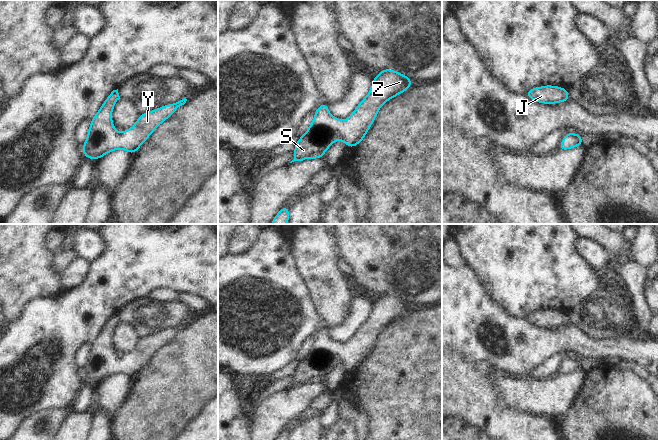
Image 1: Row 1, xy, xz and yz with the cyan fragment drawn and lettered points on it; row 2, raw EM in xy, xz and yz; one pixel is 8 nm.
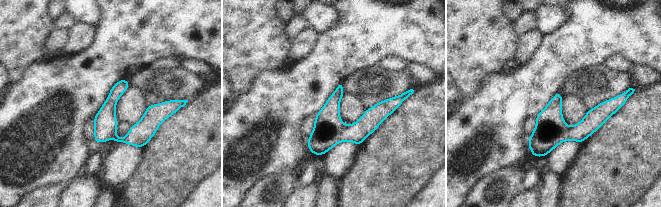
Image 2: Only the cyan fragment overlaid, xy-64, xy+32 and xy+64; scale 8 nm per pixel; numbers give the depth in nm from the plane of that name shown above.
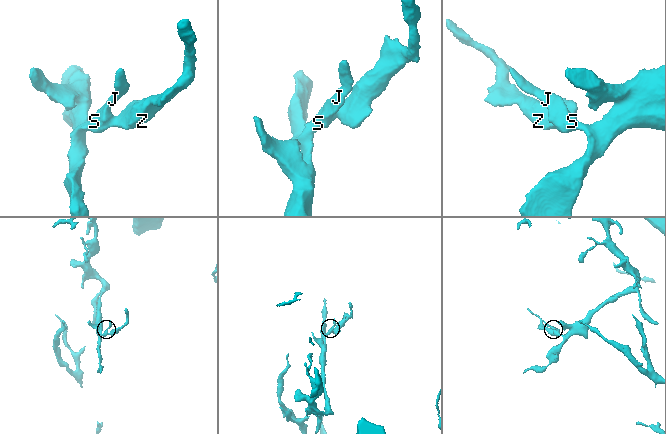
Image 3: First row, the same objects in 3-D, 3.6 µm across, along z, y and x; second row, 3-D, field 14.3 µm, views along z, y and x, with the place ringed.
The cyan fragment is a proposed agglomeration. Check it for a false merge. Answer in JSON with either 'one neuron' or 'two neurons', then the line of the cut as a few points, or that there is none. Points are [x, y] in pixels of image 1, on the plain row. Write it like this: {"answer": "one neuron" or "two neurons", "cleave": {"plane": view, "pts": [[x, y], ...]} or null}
{"answer": "one neuron", "cleave": null}

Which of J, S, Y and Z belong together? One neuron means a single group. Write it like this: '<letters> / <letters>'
J S Y Z

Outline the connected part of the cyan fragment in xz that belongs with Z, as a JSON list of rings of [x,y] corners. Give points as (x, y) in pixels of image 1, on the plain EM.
[[[387,291],[372,303],[372,311],[368,318],[360,325],[345,345],[333,341],[329,336],[329,329],[326,327],[319,328],[307,355],[296,365],[293,374],[294,383],[290,387],[303,385],[305,383],[323,382],[325,376],[339,363],[343,365],[348,372],[357,370],[367,359],[382,329],[408,314],[413,308],[414,306],[409,303],[407,299]]]

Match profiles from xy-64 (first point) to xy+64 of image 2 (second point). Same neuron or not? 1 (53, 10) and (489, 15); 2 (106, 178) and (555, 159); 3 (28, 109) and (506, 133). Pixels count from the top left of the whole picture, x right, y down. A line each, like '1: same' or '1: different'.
1: different
2: same
3: same

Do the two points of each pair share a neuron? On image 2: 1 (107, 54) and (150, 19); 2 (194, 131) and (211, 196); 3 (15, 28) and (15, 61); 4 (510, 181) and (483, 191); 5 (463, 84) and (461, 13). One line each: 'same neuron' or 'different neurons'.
1: same neuron
2: different neurons
3: same neuron
4: same neuron
5: same neuron

